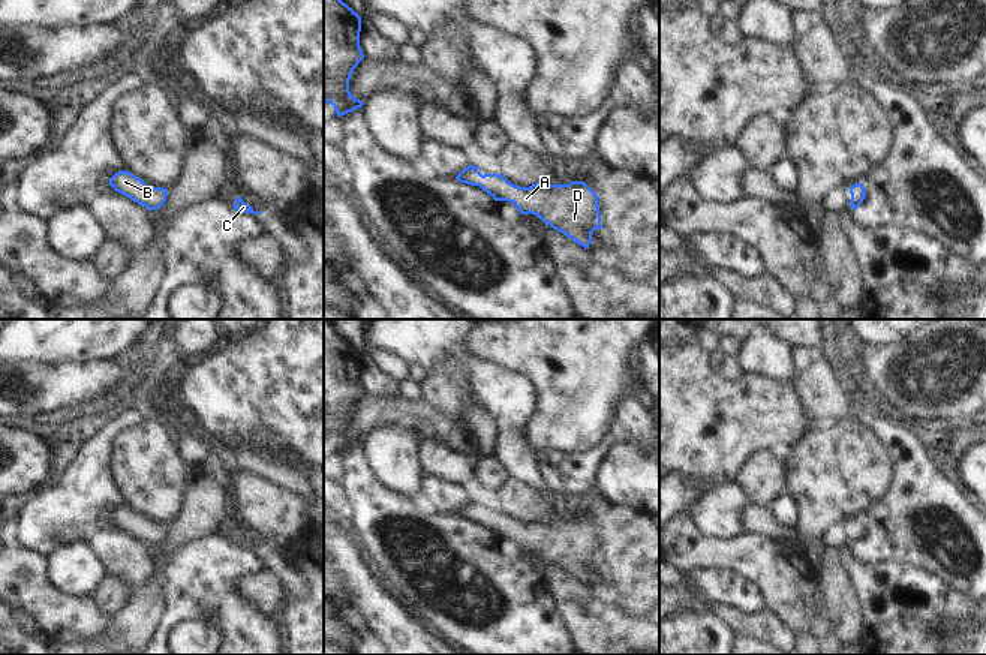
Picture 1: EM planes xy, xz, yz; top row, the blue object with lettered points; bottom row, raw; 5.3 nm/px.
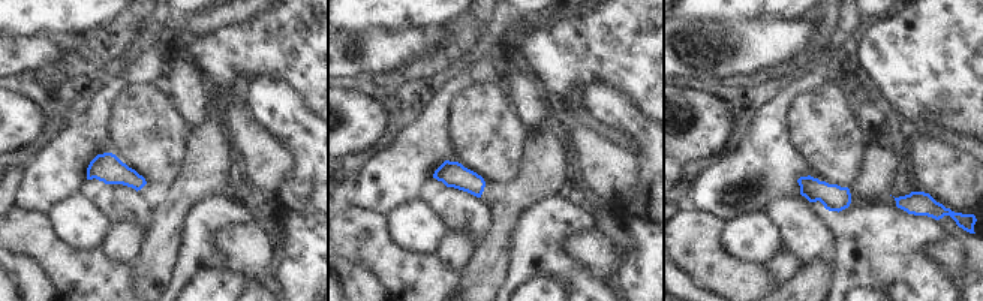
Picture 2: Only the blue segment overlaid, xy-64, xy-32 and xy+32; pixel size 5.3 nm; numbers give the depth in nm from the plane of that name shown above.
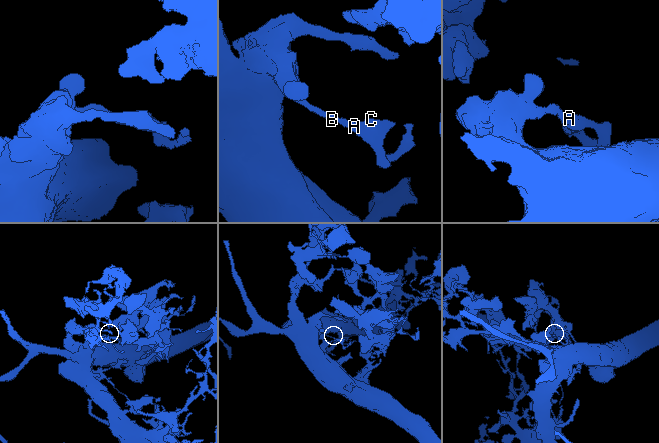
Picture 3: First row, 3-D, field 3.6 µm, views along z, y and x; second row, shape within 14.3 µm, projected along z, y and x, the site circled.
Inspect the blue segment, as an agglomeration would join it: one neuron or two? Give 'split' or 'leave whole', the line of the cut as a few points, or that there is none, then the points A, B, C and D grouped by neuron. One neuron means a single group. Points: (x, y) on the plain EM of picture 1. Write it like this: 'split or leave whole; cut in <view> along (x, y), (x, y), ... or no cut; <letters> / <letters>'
leave whole; no cut; A B C D

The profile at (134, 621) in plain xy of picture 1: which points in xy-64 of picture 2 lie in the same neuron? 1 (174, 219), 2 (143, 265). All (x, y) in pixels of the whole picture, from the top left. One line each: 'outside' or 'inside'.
1: inside
2: inside

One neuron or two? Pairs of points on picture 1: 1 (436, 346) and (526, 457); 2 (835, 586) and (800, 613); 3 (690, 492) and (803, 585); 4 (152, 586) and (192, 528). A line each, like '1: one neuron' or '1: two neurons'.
1: one neuron
2: two neurons
3: two neurons
4: one neuron

